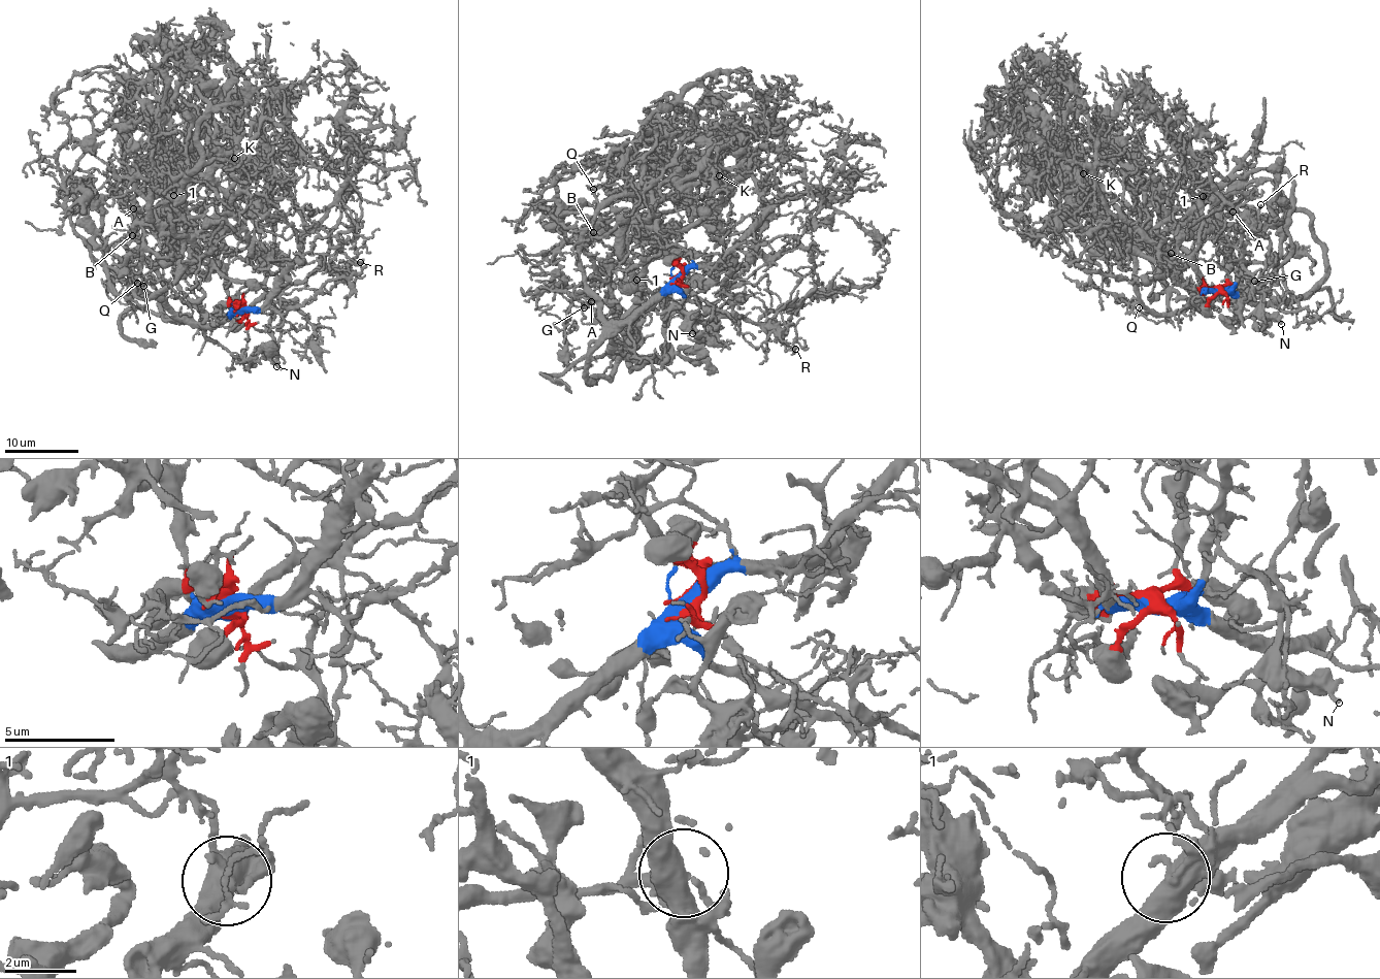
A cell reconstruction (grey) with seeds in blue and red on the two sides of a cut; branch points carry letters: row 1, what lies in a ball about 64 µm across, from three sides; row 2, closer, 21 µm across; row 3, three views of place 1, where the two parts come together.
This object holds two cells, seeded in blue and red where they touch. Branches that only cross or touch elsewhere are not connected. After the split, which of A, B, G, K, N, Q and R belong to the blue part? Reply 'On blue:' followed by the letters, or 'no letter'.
On blue: A, G, K, Q, R

